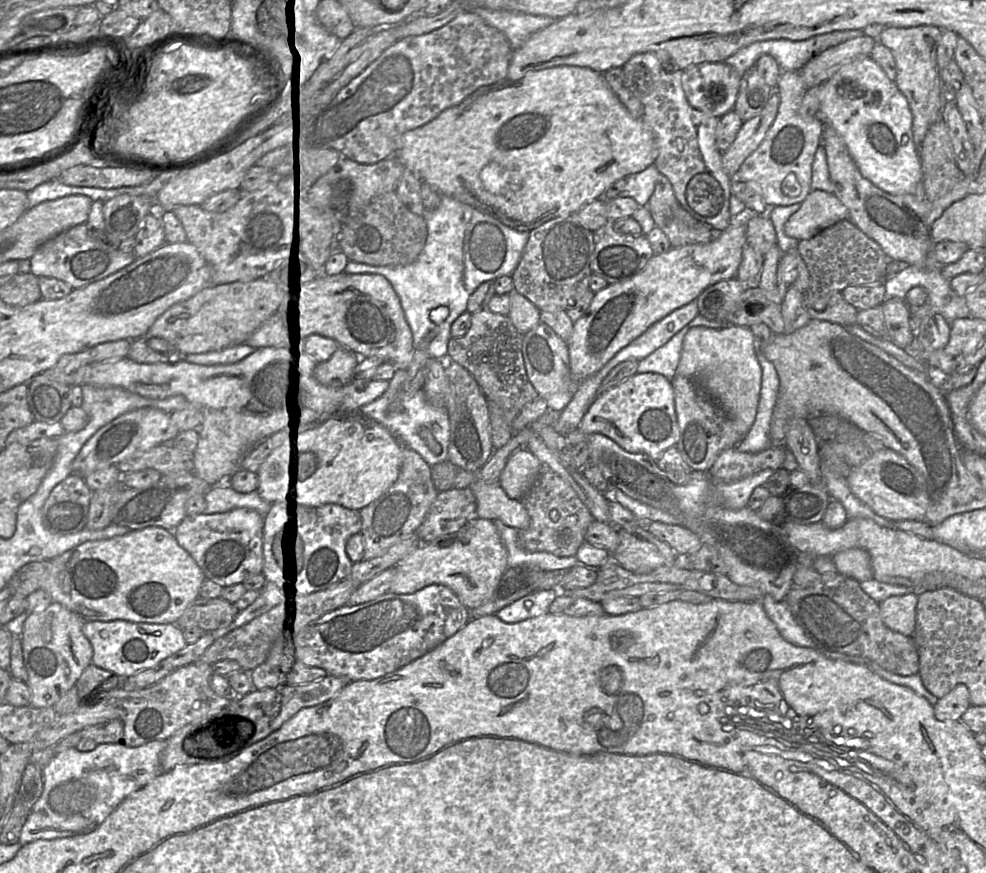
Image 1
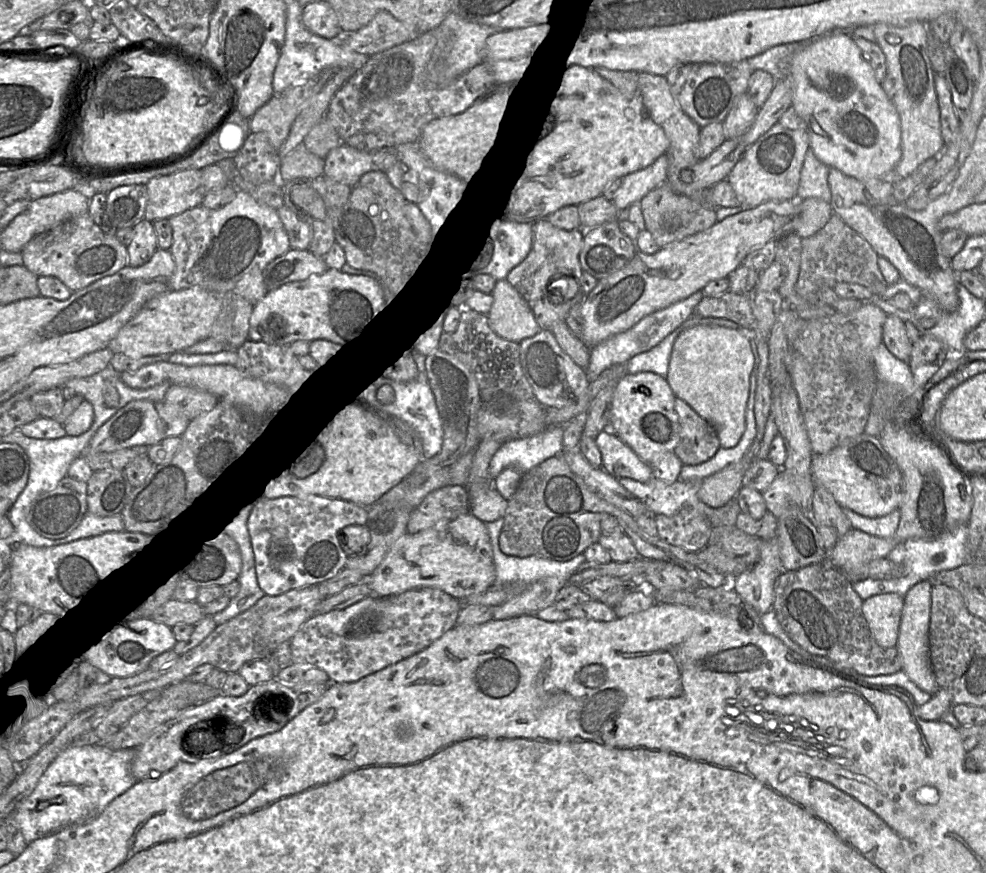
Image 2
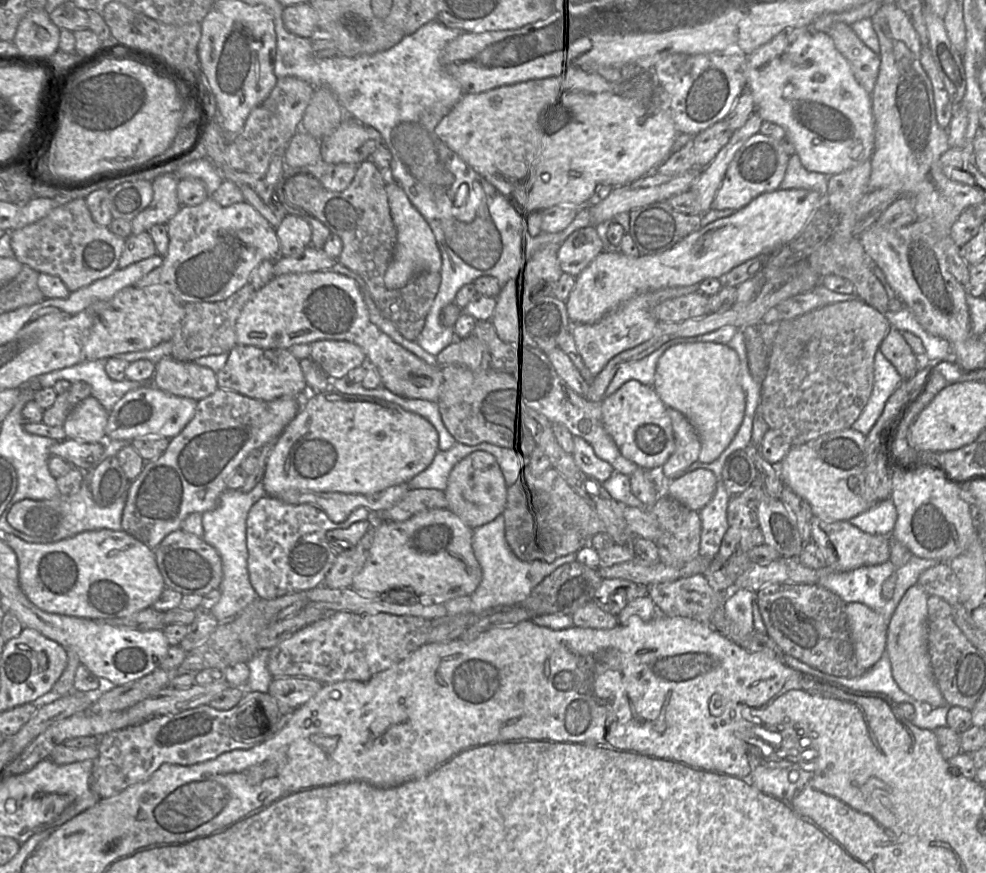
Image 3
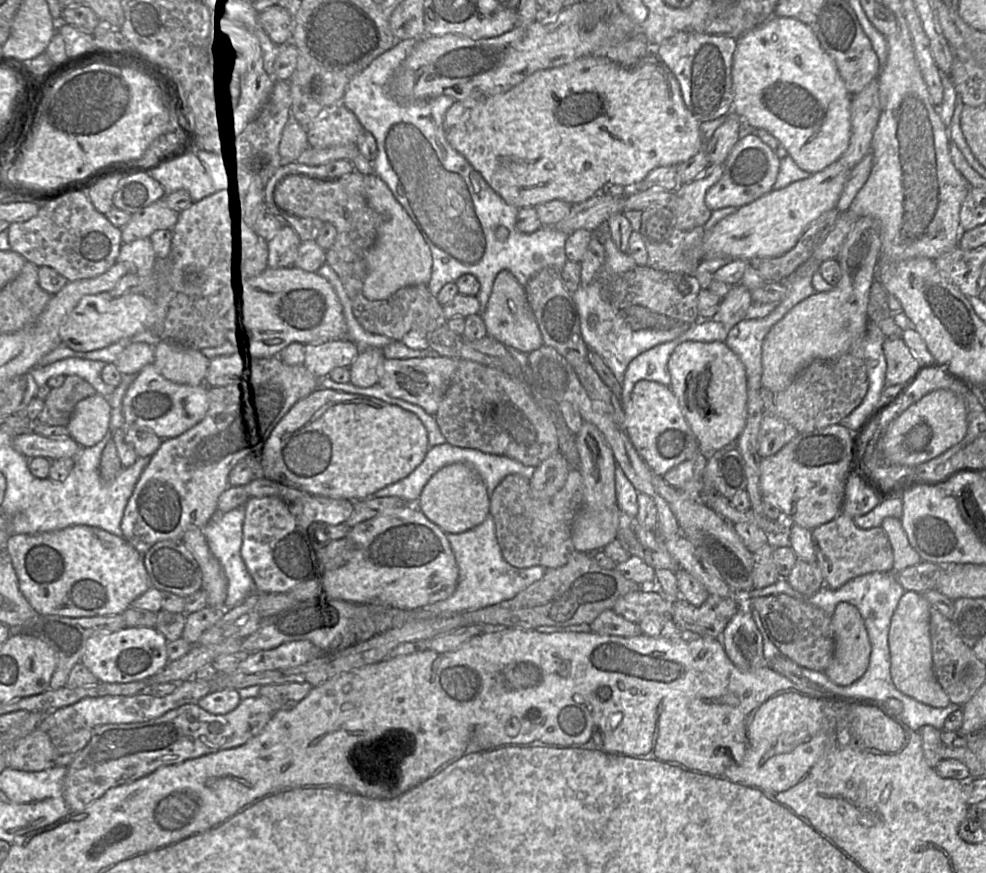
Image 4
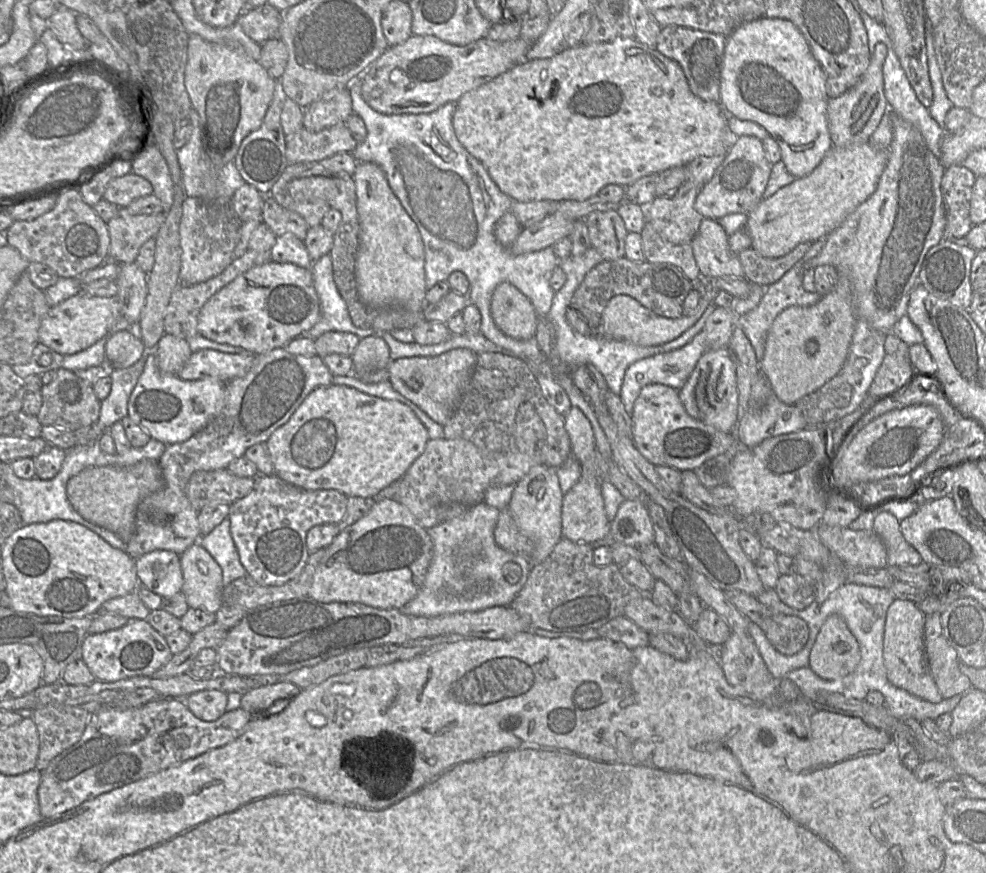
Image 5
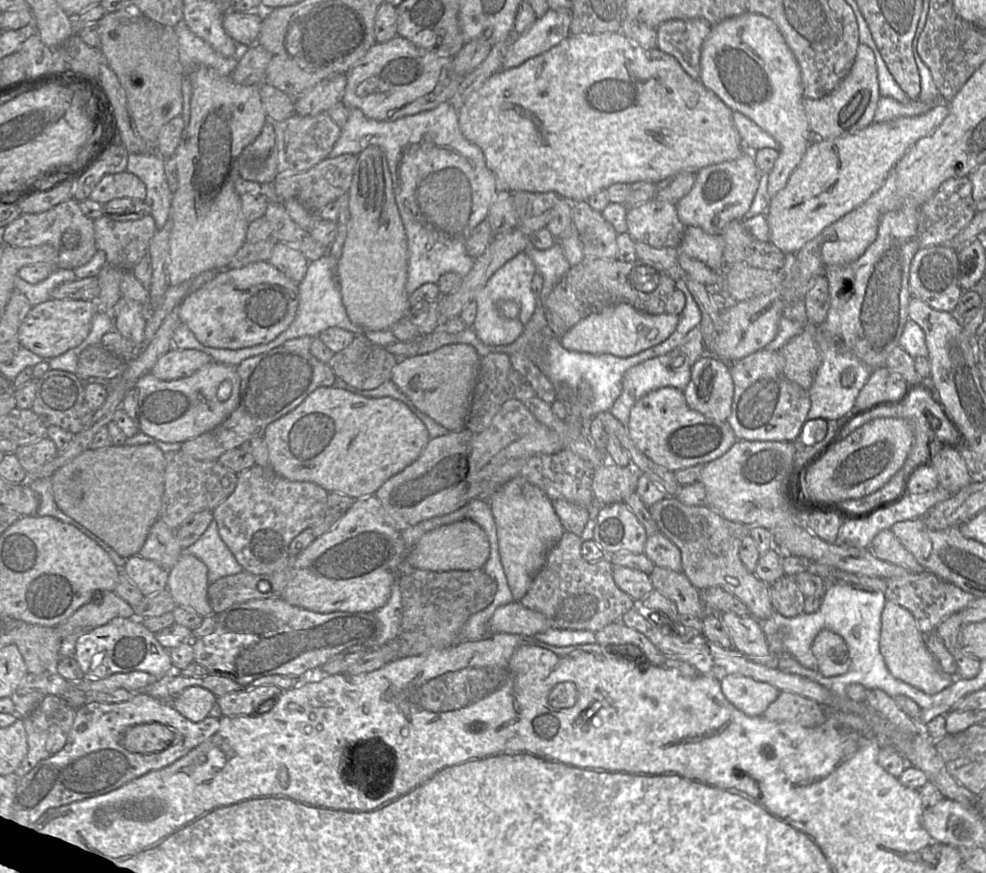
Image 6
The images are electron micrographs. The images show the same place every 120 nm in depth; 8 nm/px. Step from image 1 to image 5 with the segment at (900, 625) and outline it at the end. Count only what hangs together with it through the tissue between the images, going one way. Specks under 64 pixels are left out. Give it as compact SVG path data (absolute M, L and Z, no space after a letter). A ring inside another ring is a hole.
M829 615L811 649L808 667L822 679L838 680L852 673L860 659L858 642L844 619Z

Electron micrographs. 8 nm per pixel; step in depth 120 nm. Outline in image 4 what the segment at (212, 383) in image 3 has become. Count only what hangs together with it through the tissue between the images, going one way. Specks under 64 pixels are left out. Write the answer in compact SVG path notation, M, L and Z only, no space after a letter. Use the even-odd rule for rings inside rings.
M159 340L154 347L153 364L165 379L181 385L205 385L209 360L194 349Z

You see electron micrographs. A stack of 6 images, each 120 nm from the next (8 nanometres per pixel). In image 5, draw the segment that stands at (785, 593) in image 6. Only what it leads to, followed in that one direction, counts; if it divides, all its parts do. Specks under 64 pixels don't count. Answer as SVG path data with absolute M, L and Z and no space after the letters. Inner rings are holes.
M794 572L780 575L775 586L780 600L794 609L808 607L816 597L816 584Z

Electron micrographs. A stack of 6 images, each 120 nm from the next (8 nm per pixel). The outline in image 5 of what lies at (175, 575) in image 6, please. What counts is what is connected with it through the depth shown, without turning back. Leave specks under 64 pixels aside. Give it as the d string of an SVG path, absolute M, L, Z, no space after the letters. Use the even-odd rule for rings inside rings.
M195 542L180 554L184 594L189 607L216 613L223 605L222 569L211 554Z

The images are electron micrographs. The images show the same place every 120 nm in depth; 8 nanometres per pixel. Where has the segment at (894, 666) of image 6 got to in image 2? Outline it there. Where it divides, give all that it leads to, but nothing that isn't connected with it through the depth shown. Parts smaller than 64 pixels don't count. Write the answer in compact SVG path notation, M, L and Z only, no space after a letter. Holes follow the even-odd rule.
M928 580L921 581L906 593L896 648L901 658L902 670L921 690L934 695L940 688L935 680L929 651L932 584Z

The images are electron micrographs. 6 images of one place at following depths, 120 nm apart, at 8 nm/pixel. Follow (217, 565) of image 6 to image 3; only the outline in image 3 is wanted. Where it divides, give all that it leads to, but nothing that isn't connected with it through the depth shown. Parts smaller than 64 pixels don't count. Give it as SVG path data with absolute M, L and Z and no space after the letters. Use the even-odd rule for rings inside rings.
M261 482L244 493L240 490L226 490L219 497L217 506L202 514L203 539L214 547L222 560L222 581L219 586L219 601L211 608L211 614L219 621L230 621L245 607L251 604L257 593L252 587L247 568L248 550L246 538L246 520L252 505L266 495Z

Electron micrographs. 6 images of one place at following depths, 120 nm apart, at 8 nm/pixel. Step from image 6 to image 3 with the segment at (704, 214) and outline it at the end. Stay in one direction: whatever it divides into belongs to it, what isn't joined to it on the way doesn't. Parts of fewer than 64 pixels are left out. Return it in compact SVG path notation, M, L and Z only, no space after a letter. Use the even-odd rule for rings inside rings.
M757 133L739 149L728 166L724 180L717 191L712 209L733 209L738 211L747 206L757 196L779 189L784 178L790 156L774 139Z

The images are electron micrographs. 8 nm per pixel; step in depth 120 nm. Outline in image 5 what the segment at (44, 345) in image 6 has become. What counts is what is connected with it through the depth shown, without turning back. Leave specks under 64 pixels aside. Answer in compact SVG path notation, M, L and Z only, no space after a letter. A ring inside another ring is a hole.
M80 292L50 307L41 322L38 338L40 343L54 352L71 355L107 337L119 321L121 321L120 303L116 296L97 297Z

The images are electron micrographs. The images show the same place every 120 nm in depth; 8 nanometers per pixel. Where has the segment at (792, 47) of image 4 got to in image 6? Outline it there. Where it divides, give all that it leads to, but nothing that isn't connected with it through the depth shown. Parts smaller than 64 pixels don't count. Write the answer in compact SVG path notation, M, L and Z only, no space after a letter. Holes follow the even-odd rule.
M746 11L712 26L702 45L700 66L699 80L703 86L715 93L732 111L746 115L779 143L779 156L768 177L768 193L770 199L773 198L786 186L813 139L803 105L801 71L793 52L773 20Z

